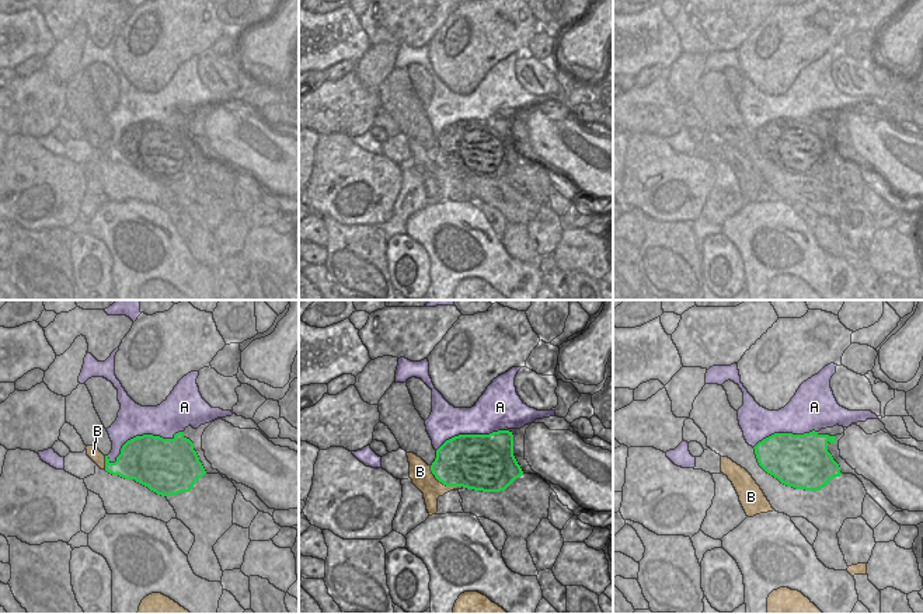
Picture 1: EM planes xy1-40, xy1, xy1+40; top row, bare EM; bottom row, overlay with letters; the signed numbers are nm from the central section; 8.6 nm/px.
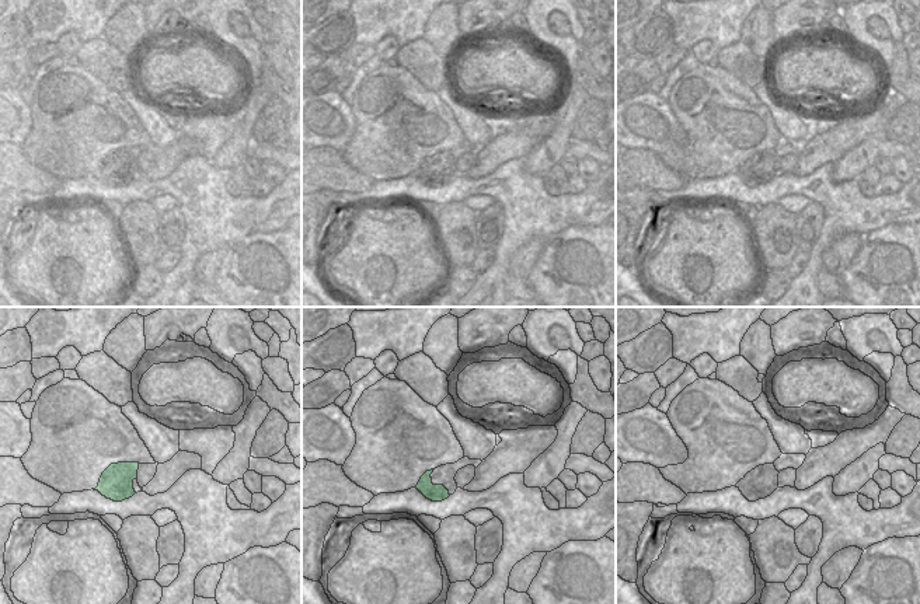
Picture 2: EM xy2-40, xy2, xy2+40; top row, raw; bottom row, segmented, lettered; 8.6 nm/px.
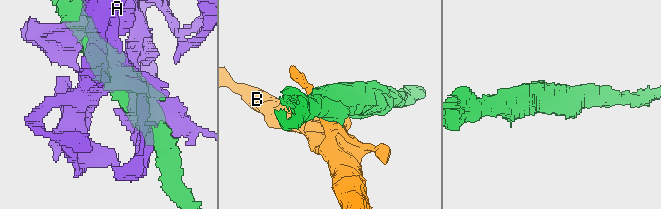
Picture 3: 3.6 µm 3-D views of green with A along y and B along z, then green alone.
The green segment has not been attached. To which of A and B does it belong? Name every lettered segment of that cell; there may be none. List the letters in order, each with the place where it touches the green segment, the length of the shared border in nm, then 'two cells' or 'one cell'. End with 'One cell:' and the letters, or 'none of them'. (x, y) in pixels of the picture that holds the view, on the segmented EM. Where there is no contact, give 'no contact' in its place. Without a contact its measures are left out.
A: contact xy1-40 (143, 435); length 700 nm; two cells
B: contact xy1 (443, 484); length 360 nm; two cells
One cell: none of them

